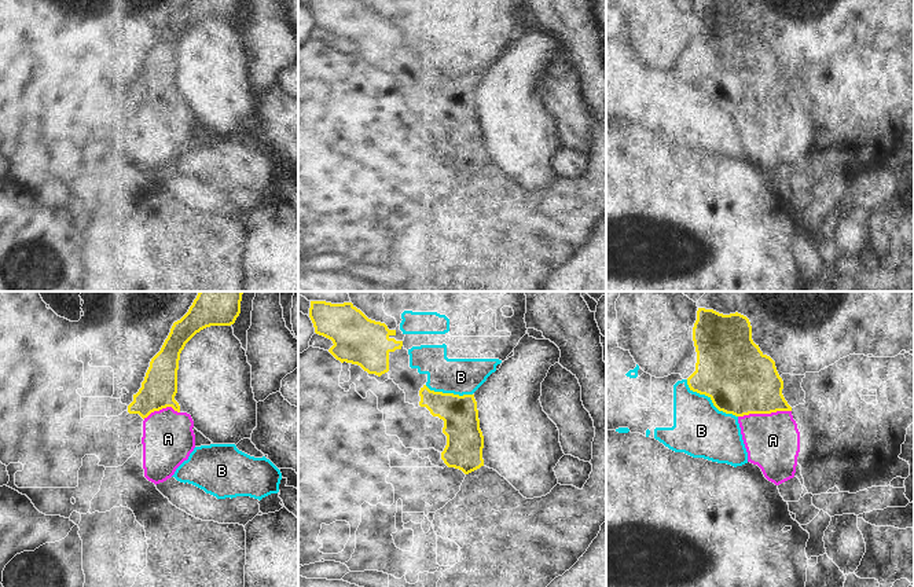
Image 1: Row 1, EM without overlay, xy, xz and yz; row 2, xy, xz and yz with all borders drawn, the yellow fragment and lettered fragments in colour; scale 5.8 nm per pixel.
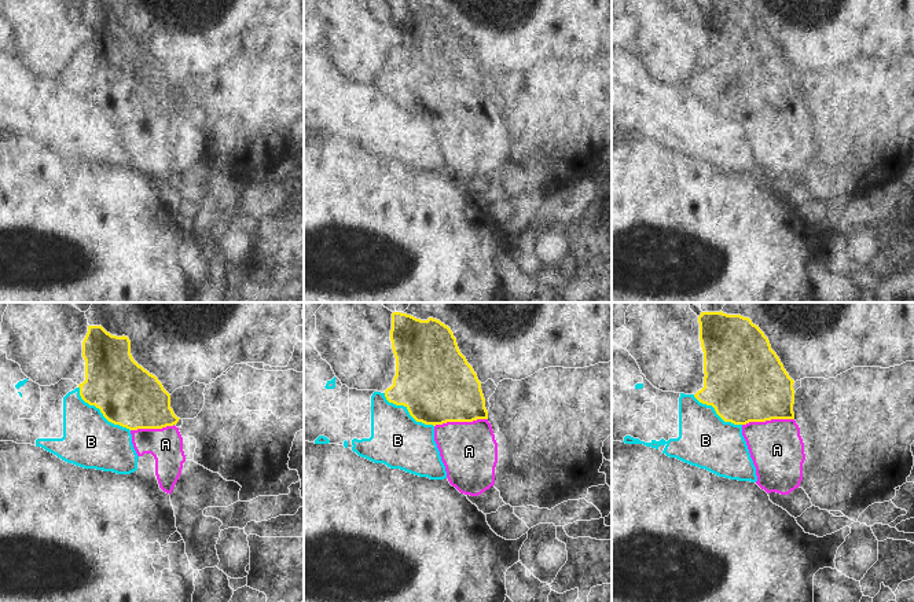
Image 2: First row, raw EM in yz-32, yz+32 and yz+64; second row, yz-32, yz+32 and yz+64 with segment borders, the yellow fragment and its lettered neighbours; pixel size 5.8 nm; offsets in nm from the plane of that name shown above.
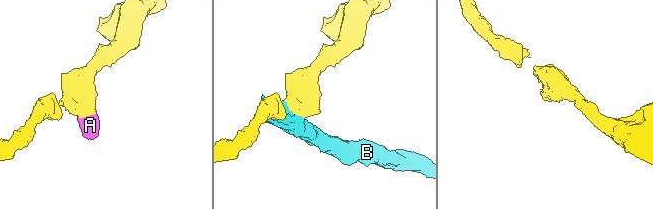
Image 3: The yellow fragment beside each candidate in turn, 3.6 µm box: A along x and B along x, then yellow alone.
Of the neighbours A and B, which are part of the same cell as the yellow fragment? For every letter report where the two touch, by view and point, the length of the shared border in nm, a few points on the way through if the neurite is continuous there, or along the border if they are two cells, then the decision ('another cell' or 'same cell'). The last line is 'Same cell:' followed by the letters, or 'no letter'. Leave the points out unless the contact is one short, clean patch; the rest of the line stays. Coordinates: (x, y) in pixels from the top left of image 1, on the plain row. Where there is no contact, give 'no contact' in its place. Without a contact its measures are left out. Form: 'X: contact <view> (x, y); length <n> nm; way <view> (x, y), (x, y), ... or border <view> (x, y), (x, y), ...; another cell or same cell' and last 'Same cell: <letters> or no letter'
A: contact yz (764, 105); length 320 nm; way yz (740, 72), (755, 87), (764, 105), (773, 132); same cell
B: contact yz (711, 91); length 380 nm; another cell
Same cell: A

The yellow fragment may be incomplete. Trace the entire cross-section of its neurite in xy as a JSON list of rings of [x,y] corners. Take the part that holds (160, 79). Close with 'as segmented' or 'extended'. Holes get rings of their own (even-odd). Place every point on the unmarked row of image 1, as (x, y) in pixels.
[[[190,0],[173,15],[161,43],[151,51],[142,80],[128,98],[143,113],[144,169],[155,177],[170,170],[195,140],[194,113],[175,92],[180,45],[201,22],[231,18],[241,0]]]; extended

